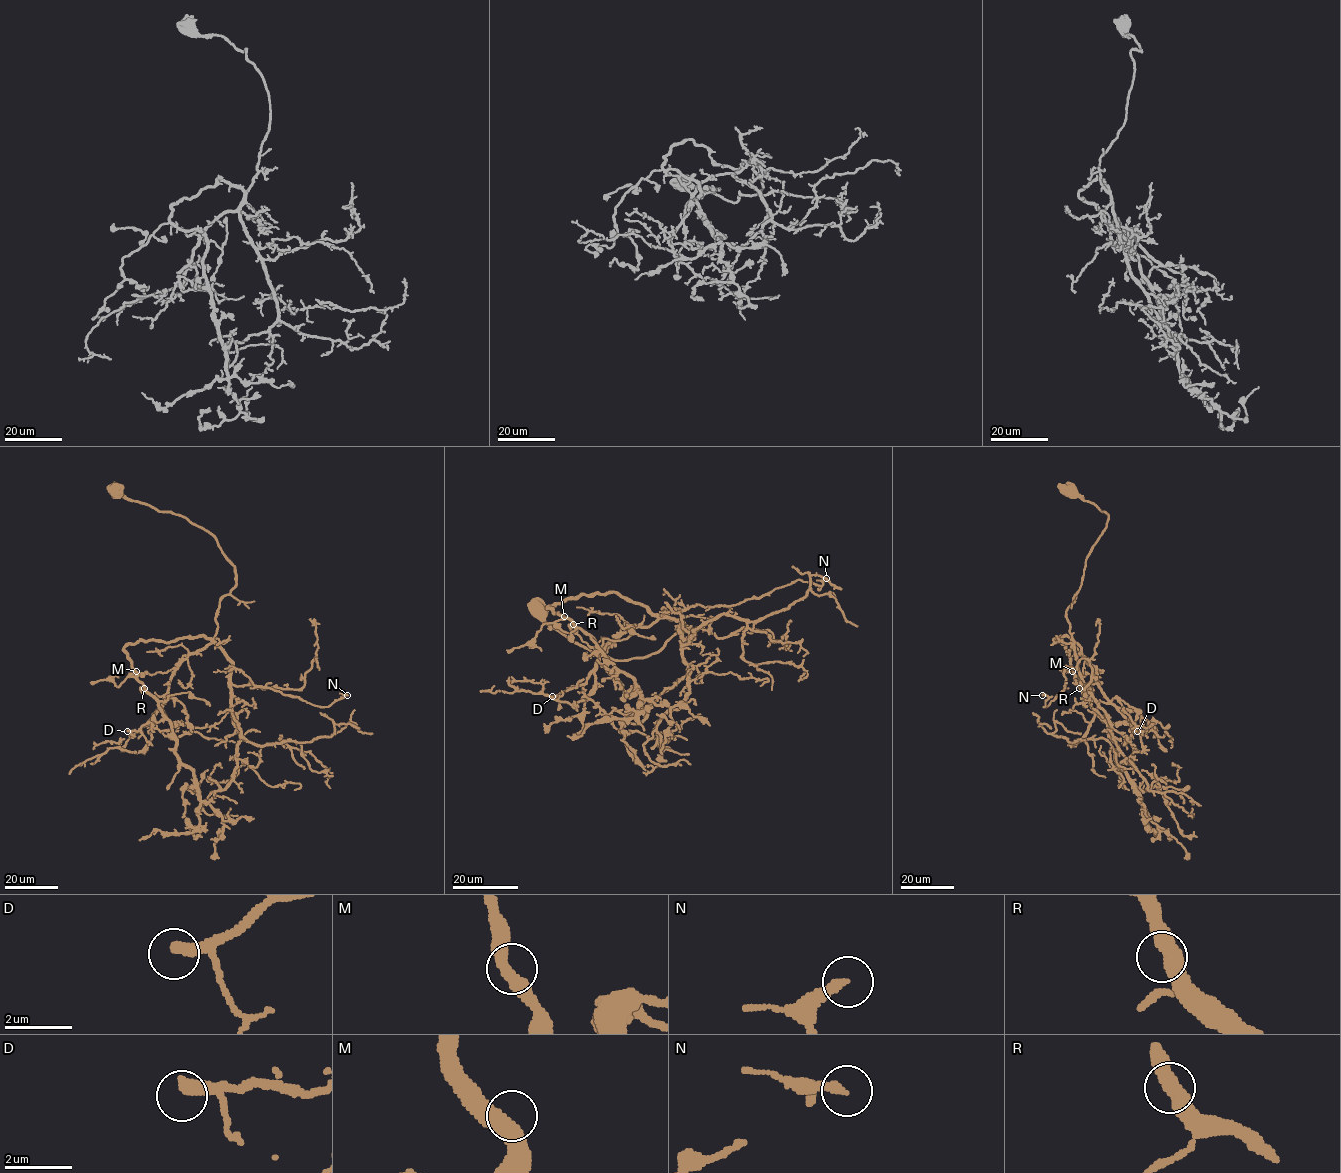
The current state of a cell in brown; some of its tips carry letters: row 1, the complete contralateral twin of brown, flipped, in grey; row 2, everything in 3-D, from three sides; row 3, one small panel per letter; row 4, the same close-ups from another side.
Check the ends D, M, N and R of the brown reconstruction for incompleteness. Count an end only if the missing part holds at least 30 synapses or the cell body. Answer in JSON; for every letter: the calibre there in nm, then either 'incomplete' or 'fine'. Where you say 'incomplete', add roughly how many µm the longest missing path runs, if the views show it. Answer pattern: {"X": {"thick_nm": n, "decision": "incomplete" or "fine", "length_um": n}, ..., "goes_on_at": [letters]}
{"D": {"thick_nm": 260, "decision": "incomplete", "length_um": 50}, "M": {"thick_nm": 400, "decision": "fine"}, "N": {"thick_nm": 280, "decision": "fine"}, "R": {"thick_nm": 440, "decision": "fine"}, "goes_on_at": ["D"]}

